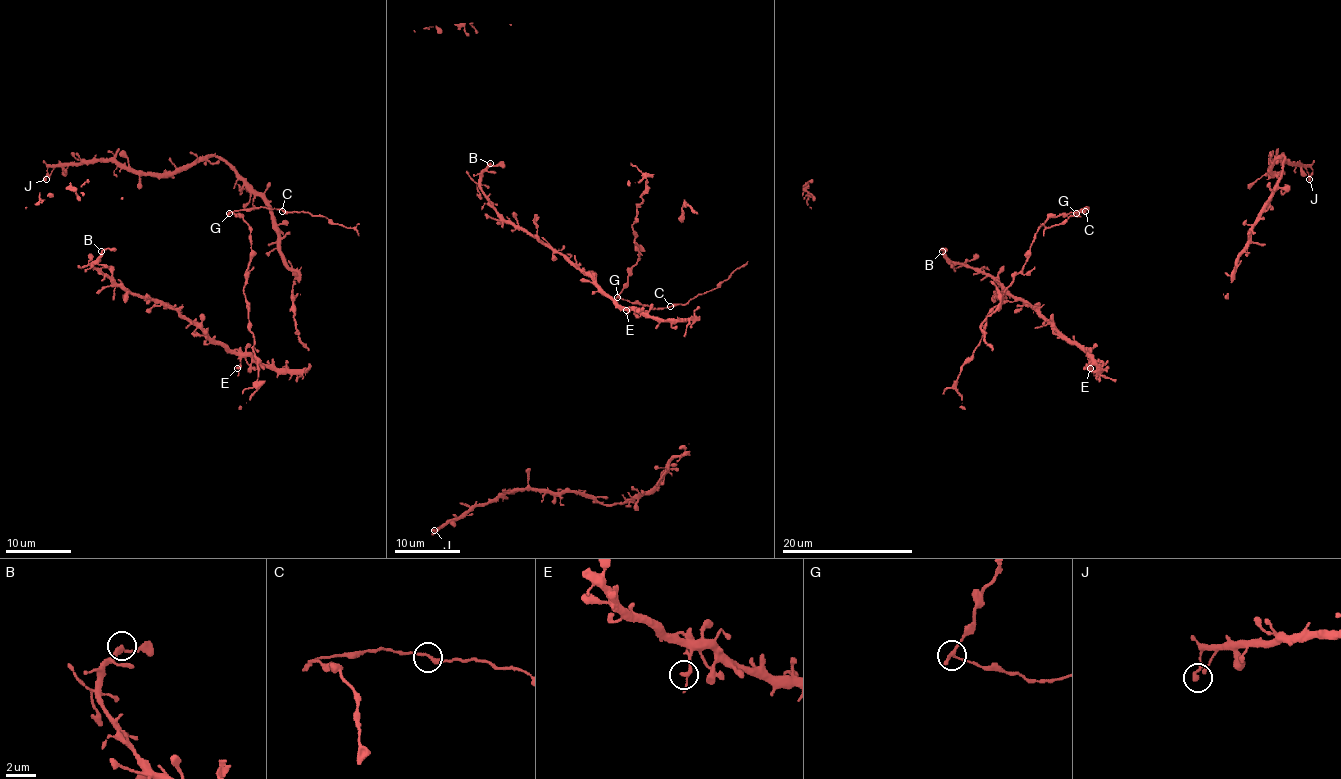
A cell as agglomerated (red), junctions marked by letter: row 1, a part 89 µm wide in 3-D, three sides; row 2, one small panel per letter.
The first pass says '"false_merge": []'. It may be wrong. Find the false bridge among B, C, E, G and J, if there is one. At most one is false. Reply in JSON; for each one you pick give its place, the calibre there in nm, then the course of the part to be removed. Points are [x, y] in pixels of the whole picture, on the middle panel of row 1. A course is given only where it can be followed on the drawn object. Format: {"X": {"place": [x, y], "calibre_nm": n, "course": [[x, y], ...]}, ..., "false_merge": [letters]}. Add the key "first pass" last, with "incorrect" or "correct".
{"G": {"place": [617, 297], "calibre_nm": 240}, "false_merge": ["G"], "first pass": "incorrect"}

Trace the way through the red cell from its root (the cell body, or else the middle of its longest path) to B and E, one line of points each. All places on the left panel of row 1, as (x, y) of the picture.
B: (269, 360), (270, 365), (262, 365), (247, 355), (229, 353), (174, 309), (126, 292), (92, 263), (101, 251)
E: (269, 360), (270, 365), (262, 365), (249, 356), (242, 356), (237, 368)

